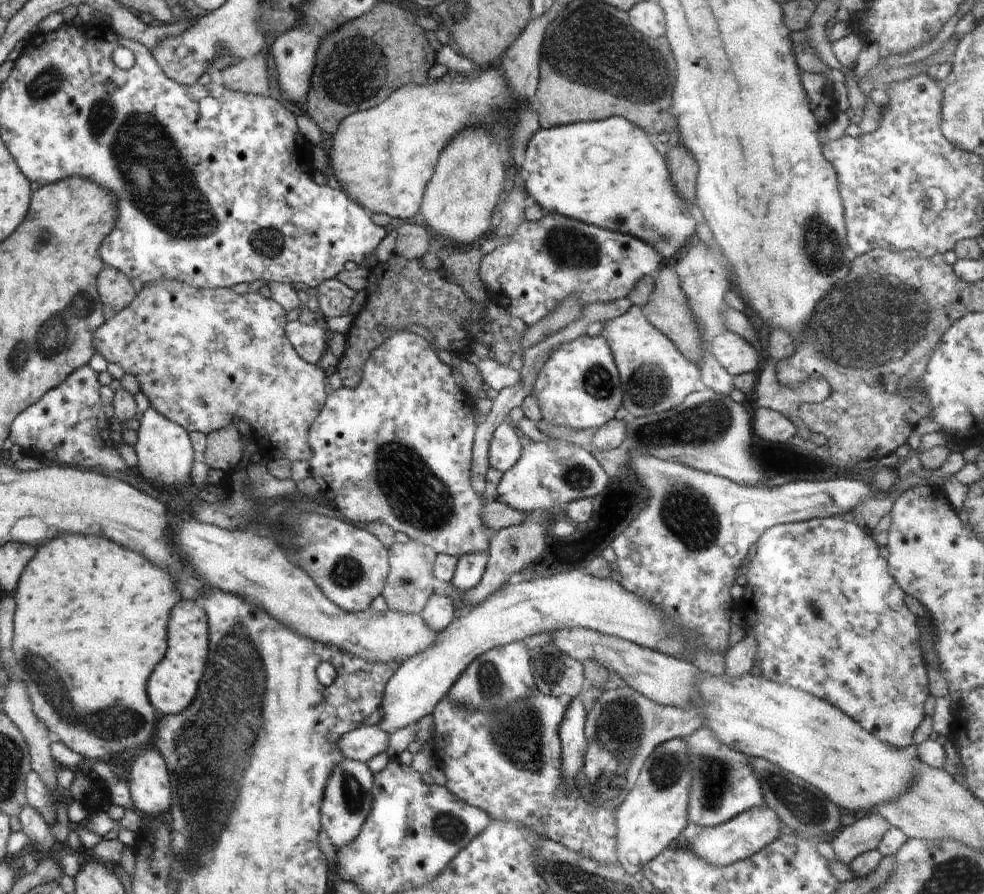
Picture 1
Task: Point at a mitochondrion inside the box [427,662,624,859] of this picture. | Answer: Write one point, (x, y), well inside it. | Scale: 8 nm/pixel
(519, 737)

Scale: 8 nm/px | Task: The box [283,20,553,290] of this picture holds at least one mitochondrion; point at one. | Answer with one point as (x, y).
(354, 74)

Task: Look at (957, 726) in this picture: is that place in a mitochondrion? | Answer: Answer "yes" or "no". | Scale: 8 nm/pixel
no

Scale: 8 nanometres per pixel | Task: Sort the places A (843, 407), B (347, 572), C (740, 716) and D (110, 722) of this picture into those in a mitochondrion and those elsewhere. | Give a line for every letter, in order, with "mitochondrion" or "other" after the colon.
A: other
B: mitochondrion
C: other
D: mitochondrion

